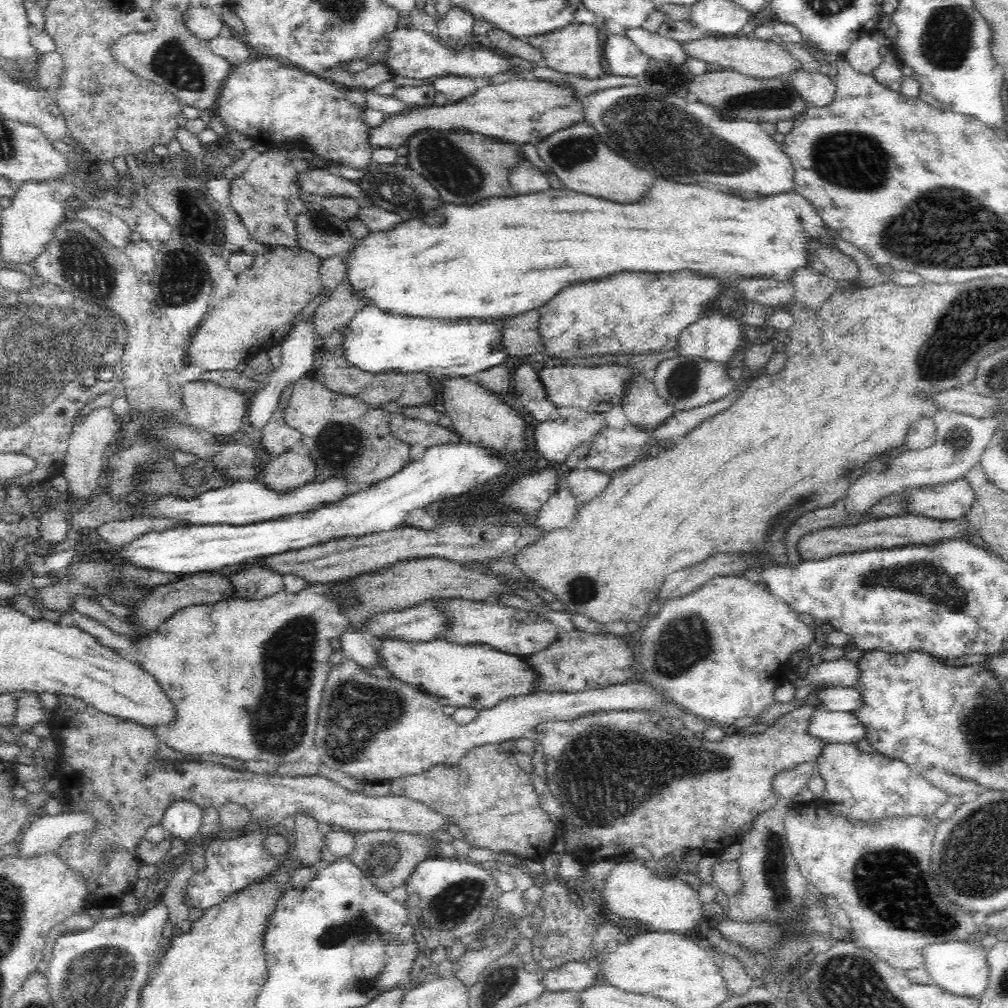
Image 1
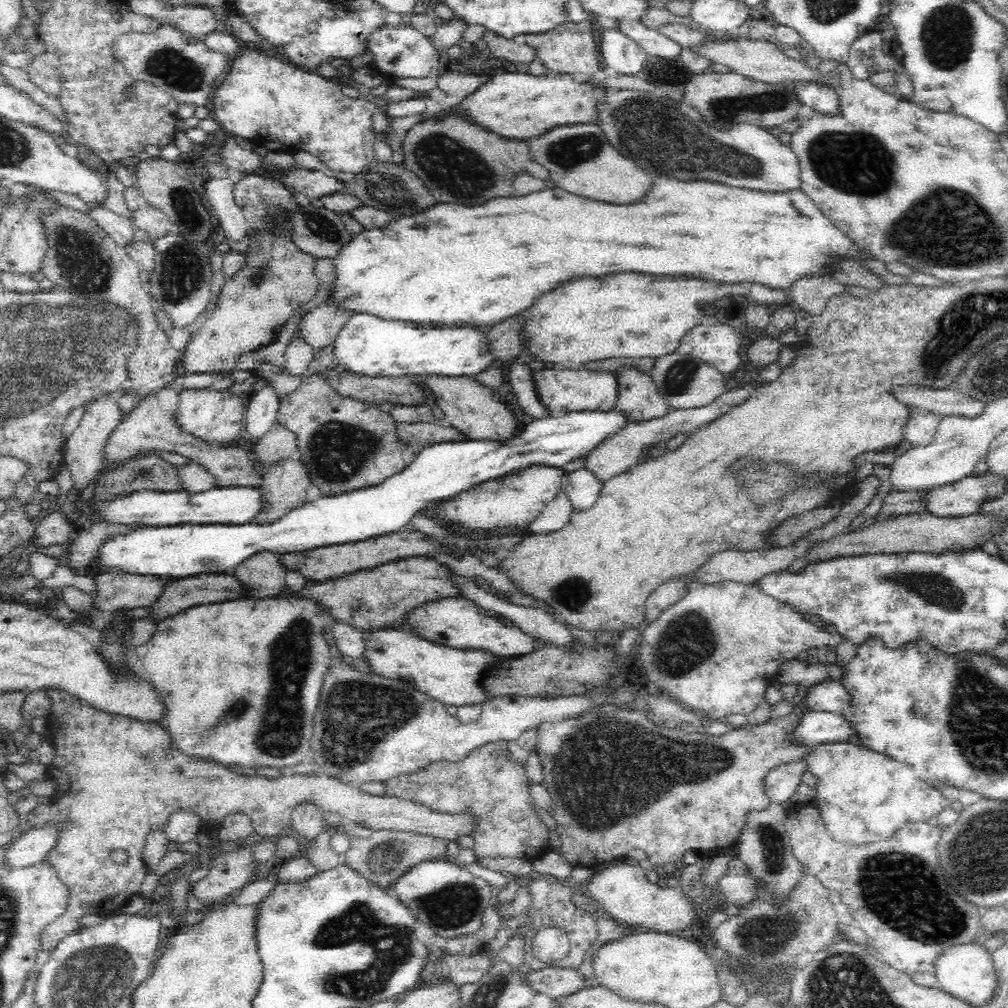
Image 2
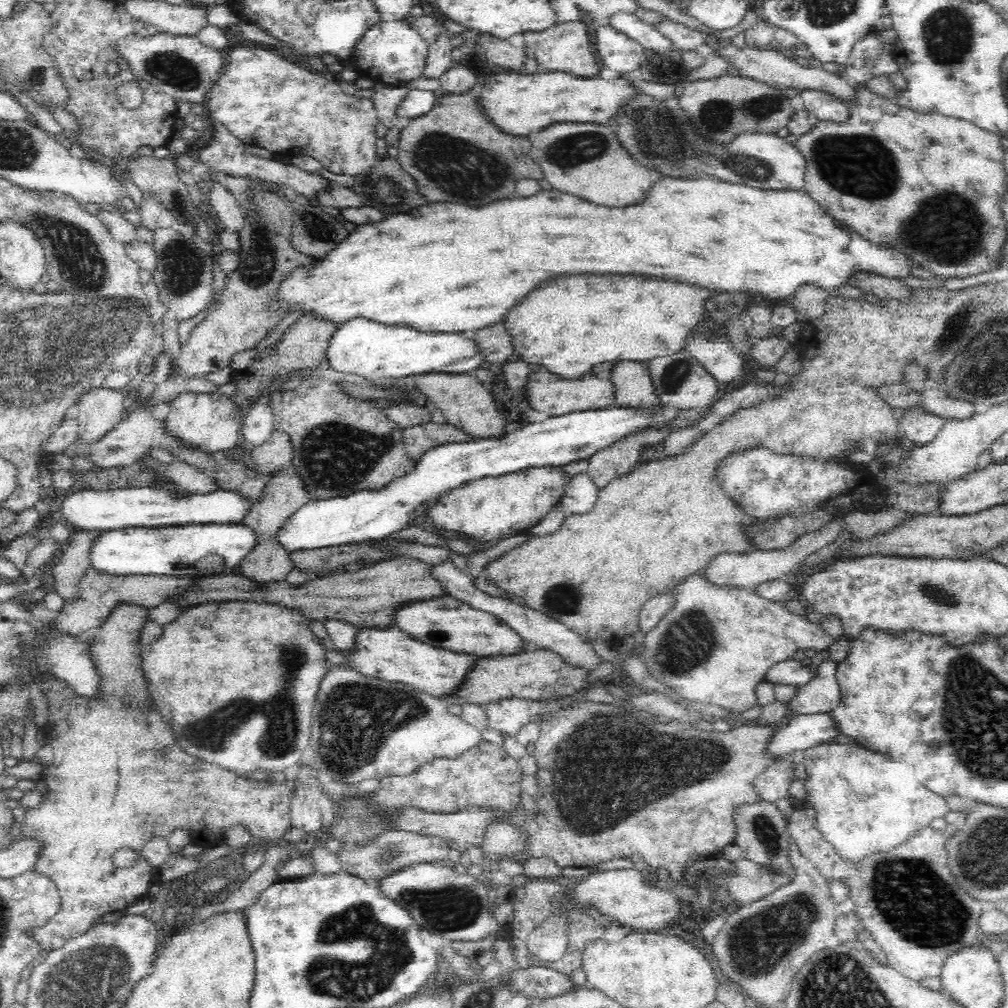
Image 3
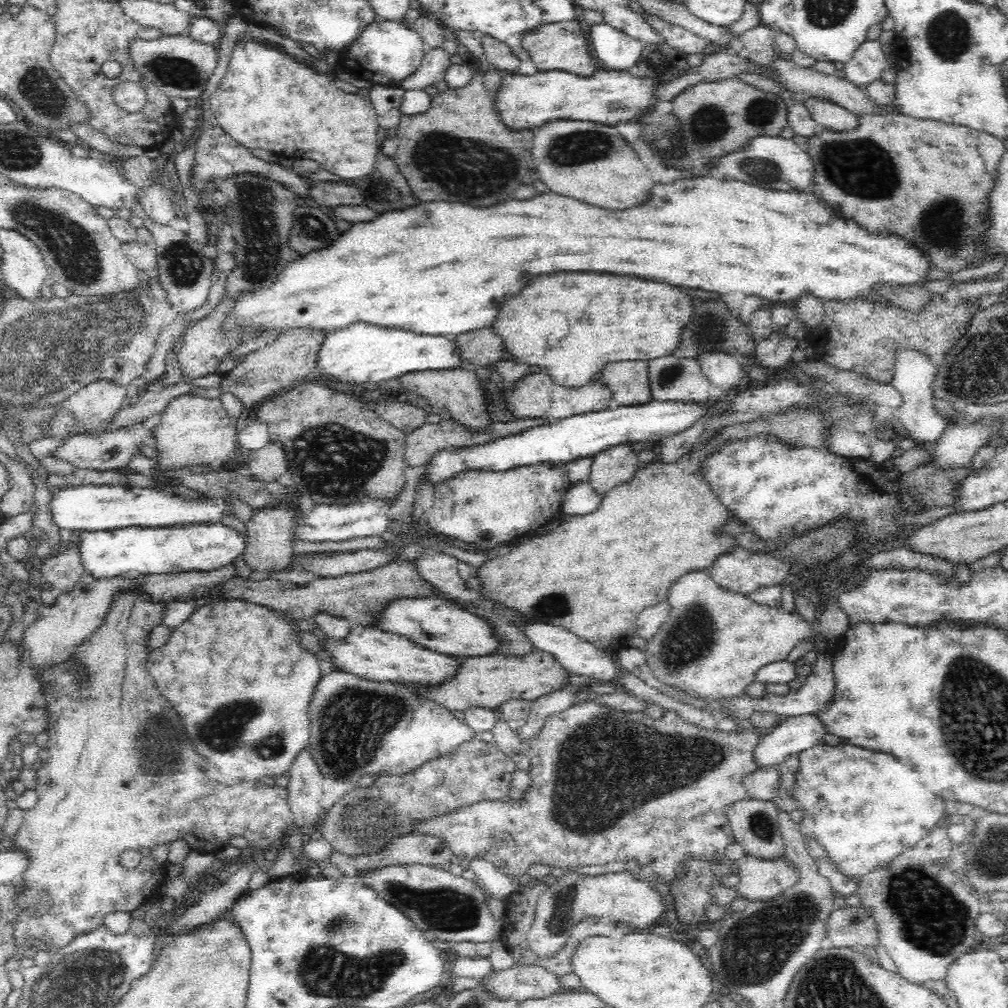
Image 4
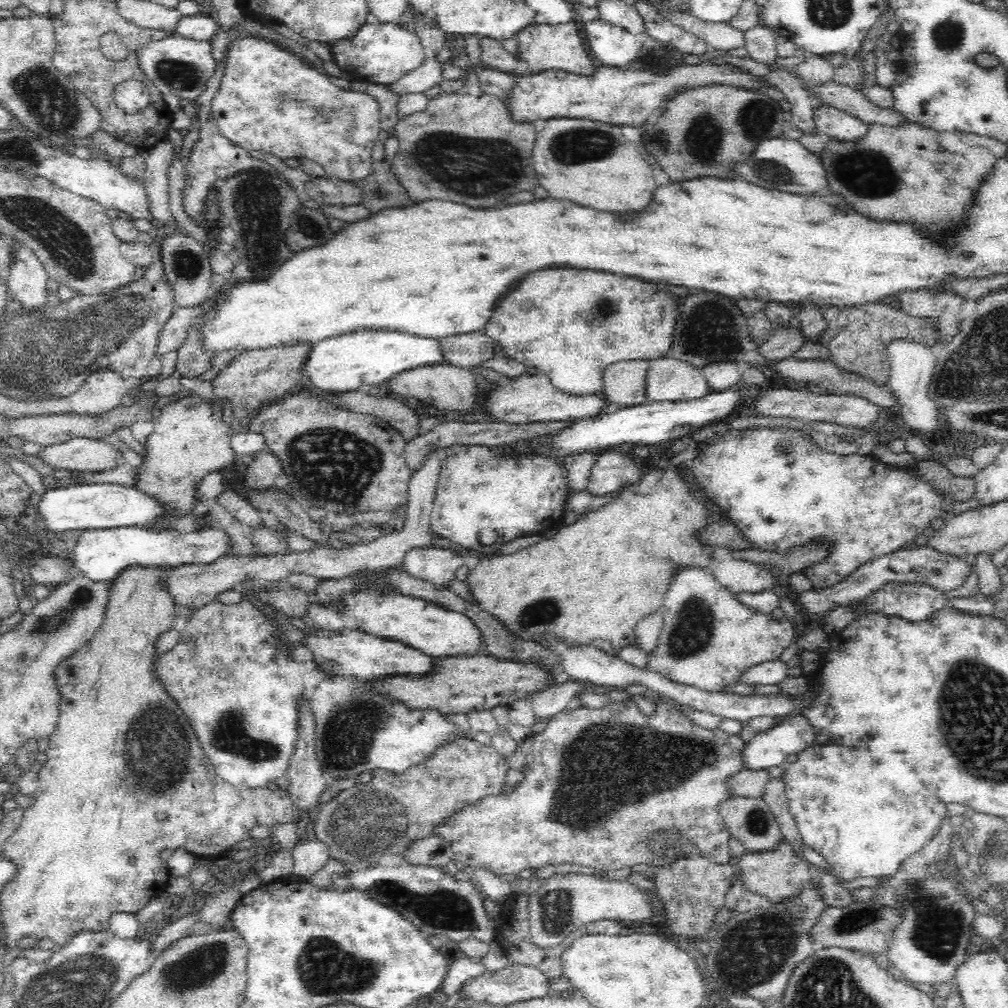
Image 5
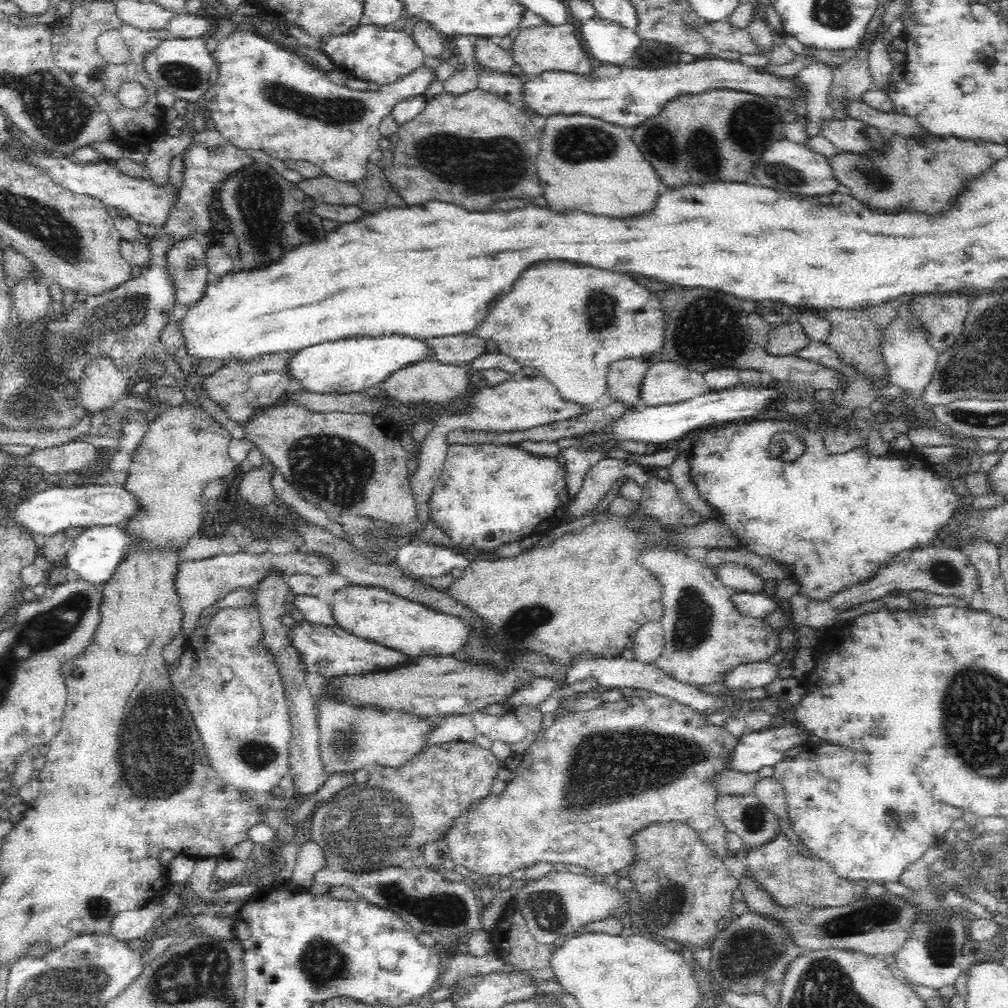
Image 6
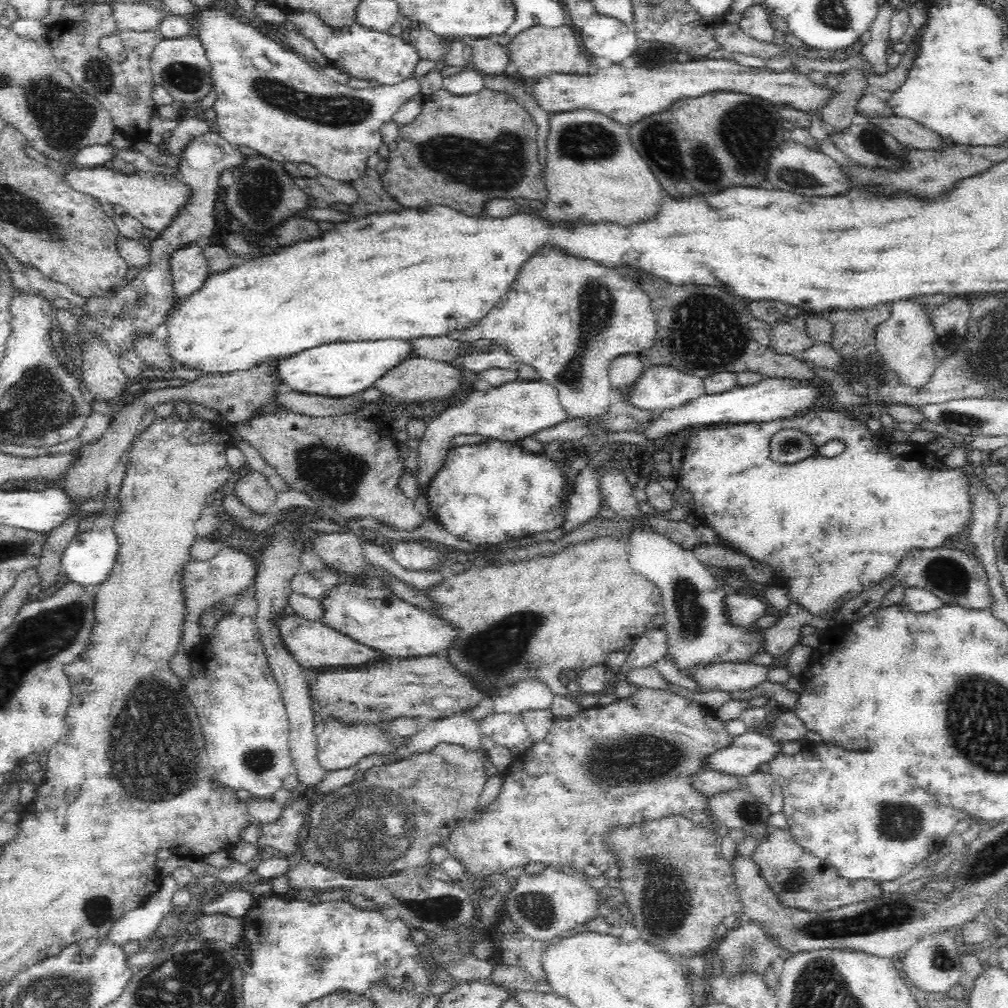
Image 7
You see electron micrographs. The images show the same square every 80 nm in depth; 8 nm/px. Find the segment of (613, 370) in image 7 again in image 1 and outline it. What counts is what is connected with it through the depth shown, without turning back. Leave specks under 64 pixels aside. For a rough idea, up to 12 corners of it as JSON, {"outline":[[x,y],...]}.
{"outline":[[650,376],[629,385],[621,408],[630,425],[654,431],[675,416]]}

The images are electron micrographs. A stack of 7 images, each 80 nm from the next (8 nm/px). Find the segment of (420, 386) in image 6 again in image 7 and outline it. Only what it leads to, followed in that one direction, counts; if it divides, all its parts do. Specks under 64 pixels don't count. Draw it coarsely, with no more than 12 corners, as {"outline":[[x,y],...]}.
{"outline":[[408,358],[374,388],[406,404],[452,396],[461,367]]}

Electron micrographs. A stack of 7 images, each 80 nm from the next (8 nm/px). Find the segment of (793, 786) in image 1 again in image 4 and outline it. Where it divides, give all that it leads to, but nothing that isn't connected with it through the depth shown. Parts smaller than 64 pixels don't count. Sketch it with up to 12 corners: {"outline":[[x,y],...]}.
{"outline":[[784,765],[761,766],[742,783],[750,798],[771,801]]}

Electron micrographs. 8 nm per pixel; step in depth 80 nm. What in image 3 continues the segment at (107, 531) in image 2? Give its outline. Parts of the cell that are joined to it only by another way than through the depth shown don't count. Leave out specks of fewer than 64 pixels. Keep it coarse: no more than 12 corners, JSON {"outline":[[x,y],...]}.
{"outline":[[102,530],[71,535],[52,563],[55,590],[68,604],[80,600],[80,580]]}

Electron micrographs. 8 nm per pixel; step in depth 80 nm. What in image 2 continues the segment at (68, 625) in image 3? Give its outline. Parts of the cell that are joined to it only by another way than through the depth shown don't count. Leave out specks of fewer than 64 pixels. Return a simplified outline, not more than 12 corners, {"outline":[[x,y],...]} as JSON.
{"outline":[[99,569],[92,597],[104,611],[150,606],[164,576]]}

